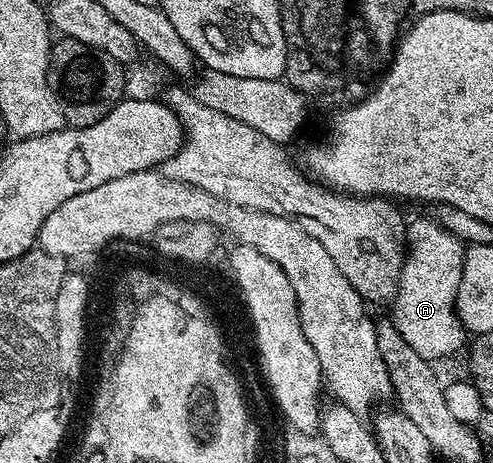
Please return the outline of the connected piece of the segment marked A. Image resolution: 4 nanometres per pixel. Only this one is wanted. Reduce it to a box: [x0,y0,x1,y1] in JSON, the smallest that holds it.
[389,219,465,359]

